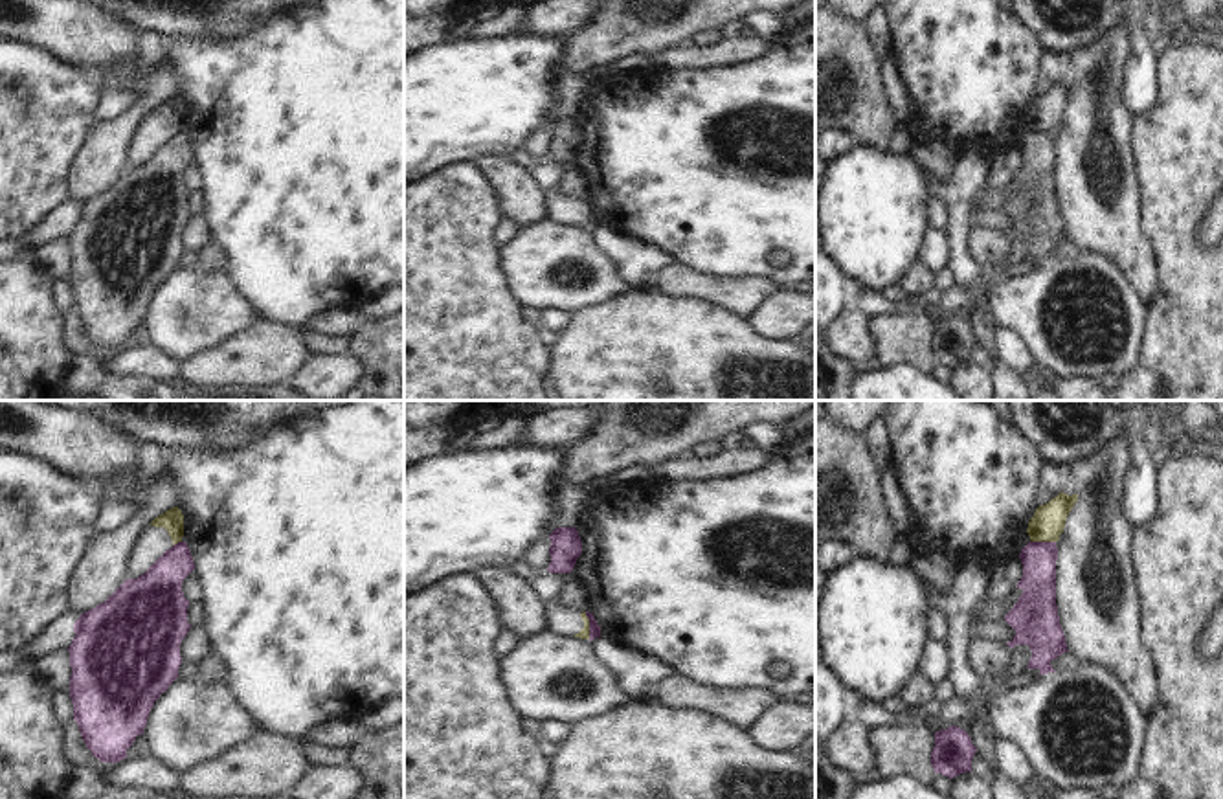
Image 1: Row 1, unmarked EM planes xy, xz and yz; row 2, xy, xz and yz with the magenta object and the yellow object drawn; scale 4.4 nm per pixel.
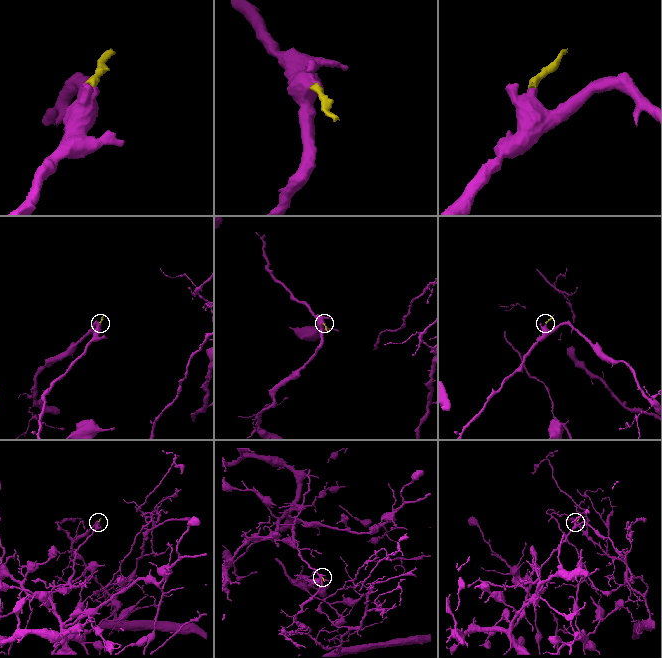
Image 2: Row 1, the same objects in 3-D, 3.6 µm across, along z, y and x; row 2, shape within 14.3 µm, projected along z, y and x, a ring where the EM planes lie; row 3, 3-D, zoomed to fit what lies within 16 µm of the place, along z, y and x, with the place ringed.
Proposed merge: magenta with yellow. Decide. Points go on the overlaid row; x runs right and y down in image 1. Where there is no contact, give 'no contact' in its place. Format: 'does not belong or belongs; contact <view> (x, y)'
does not belong; contact xz (590, 625)

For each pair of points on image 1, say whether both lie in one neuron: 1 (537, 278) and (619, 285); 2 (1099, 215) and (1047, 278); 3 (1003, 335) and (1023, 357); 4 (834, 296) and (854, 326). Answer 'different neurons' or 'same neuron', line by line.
1: same neuron
2: different neurons
3: same neuron
4: different neurons

